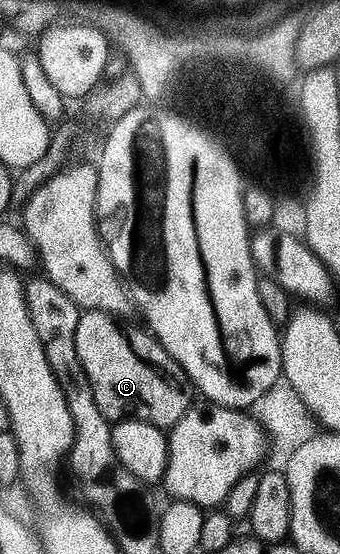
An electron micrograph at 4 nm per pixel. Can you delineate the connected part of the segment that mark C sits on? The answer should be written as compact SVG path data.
M83 310L79 315L75 333L77 356L91 385L93 400L108 420L137 418L140 422L151 422L160 428L173 427L193 405L191 379L177 364L177 360L173 360L173 356L165 352L165 348L155 339L154 334L142 325L130 326L129 322L105 311Z

